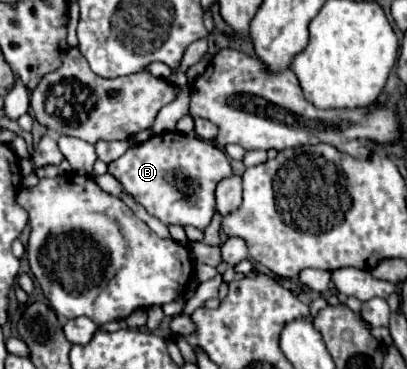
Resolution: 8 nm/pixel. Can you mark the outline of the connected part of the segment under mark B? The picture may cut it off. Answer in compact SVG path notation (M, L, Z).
M166 131L160 135L152 135L148 141L130 147L120 159L110 161L108 173L122 183L124 191L132 195L138 205L142 205L150 215L160 219L164 225L180 225L180 227L192 225L204 231L210 225L212 215L216 211L216 201L214 201L216 185L220 179L232 175L232 167L228 163L226 153L218 149L214 143L190 135L178 135L178 131Z

